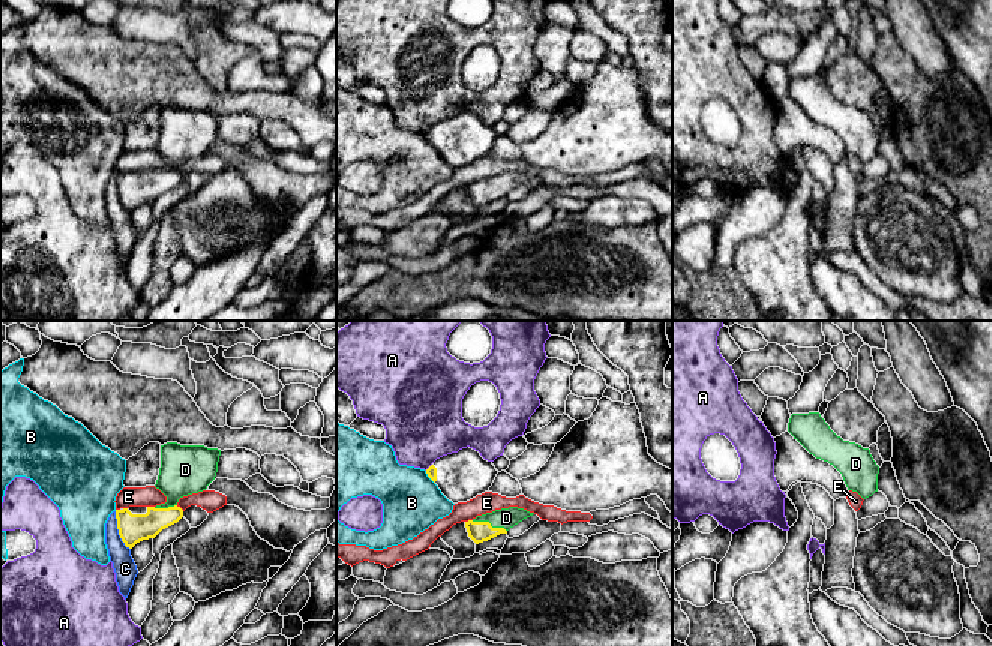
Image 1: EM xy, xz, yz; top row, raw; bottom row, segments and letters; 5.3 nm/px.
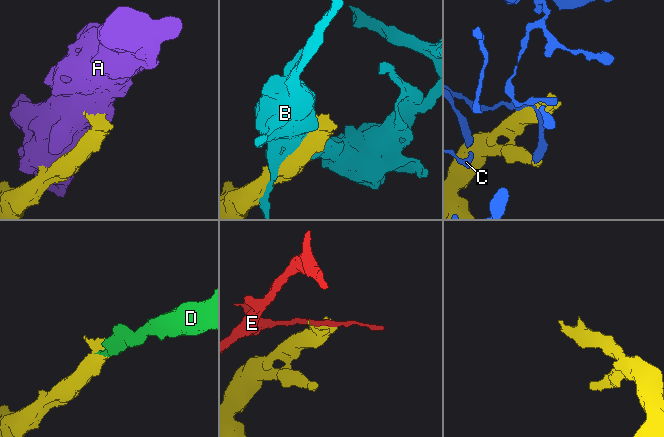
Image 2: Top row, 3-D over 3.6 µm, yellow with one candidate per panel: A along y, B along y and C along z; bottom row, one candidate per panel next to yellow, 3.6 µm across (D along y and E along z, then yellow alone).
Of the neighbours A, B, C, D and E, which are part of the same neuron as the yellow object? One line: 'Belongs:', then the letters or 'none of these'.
Belongs: D

